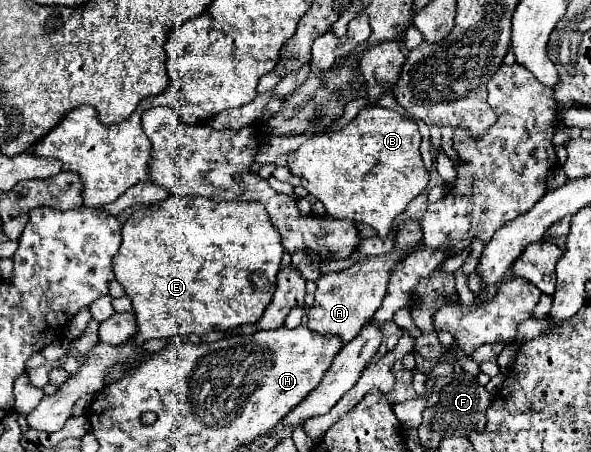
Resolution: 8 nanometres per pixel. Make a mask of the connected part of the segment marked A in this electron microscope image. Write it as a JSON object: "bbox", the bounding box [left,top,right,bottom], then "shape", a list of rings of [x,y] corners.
{"bbox":[306,221,422,345],"shape":[[[406,221],[400,223],[396,229],[396,251],[380,257],[368,257],[358,261],[346,271],[338,273],[328,273],[322,275],[320,281],[316,283],[316,293],[314,293],[314,303],[306,311],[306,327],[312,329],[314,333],[326,335],[326,337],[340,337],[342,345],[352,341],[360,329],[370,321],[370,317],[376,313],[376,309],[382,305],[382,297],[386,295],[386,285],[392,269],[408,255],[406,249],[422,241],[422,227],[418,221]]]}

